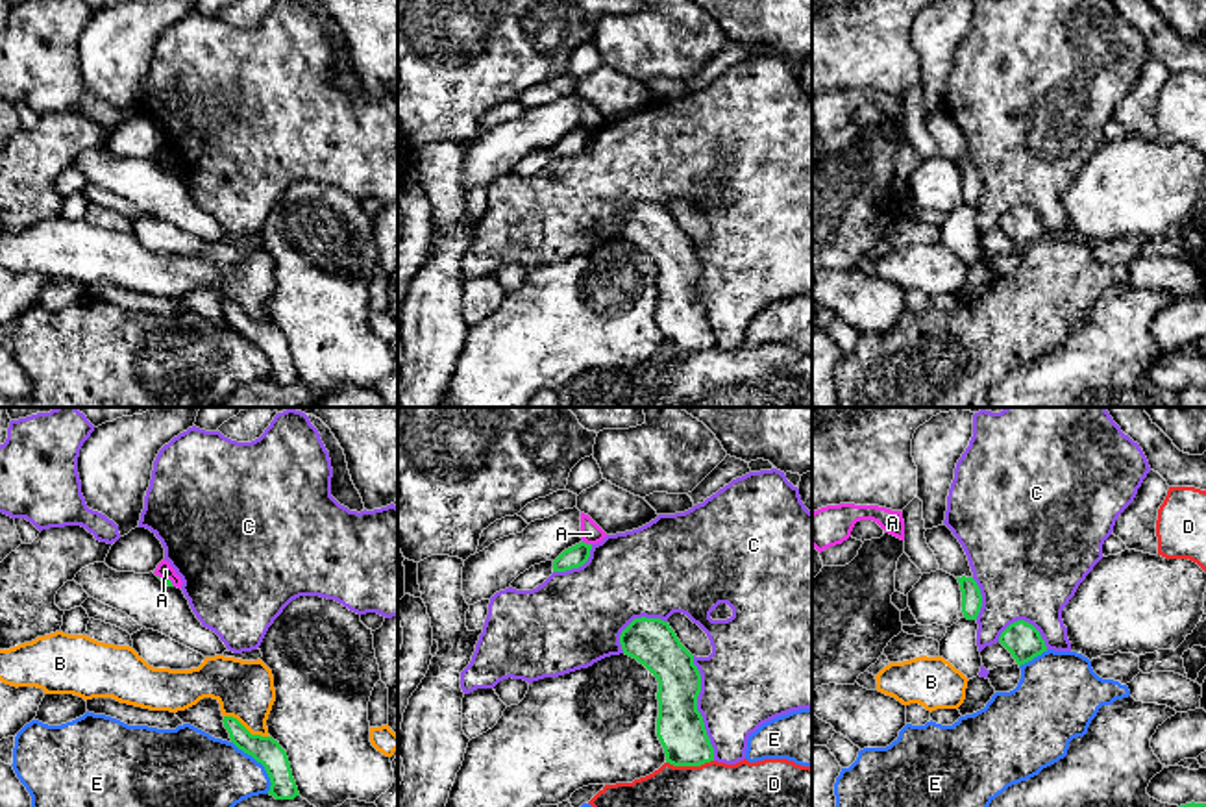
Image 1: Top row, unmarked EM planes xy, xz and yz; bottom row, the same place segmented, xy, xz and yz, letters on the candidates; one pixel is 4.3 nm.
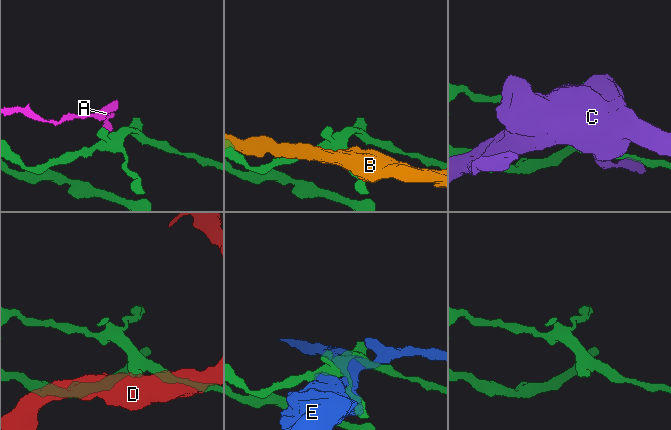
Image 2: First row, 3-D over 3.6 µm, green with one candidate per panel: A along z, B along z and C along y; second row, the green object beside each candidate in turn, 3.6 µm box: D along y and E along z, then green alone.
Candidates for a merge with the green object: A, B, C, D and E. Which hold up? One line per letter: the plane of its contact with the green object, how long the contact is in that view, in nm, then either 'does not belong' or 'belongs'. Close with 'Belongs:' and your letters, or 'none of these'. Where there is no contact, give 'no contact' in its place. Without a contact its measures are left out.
A: contact in xz; length 40 nm; does not belong
B: contact in xy; length 220 nm; does not belong
C: contact in xz; length 460 nm; does not belong
D: contact in xz; length 200 nm; does not belong
E: contact in xy; length 280 nm; does not belong
Belongs: none of these

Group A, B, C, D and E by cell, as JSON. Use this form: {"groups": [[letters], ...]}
{"groups": [["A"], ["B"], ["C"], ["D"], ["E"]]}

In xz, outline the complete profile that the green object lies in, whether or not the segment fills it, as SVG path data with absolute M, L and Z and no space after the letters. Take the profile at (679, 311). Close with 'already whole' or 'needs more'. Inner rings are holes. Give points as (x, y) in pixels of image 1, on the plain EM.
M634 204L620 220L625 241L644 250L658 267L657 322L666 348L701 352L714 346L714 333L697 296L701 259L694 241L660 204Z | already whole

